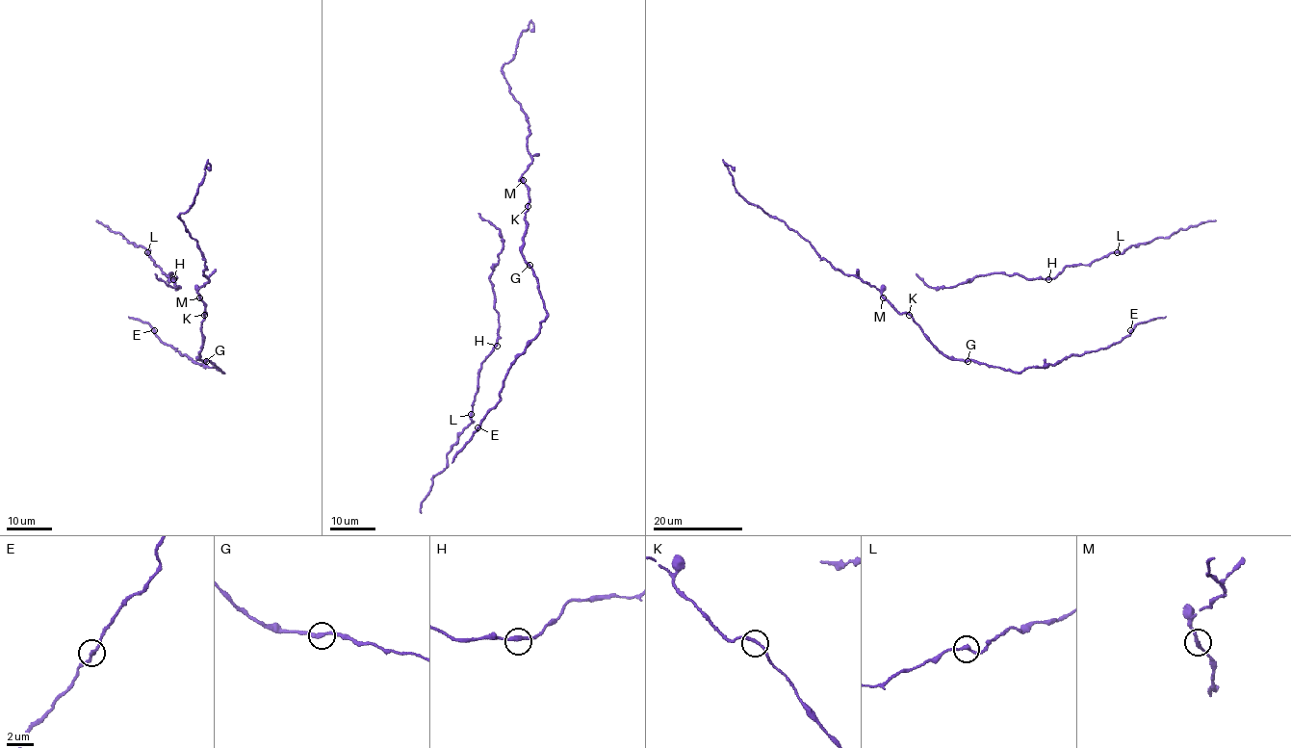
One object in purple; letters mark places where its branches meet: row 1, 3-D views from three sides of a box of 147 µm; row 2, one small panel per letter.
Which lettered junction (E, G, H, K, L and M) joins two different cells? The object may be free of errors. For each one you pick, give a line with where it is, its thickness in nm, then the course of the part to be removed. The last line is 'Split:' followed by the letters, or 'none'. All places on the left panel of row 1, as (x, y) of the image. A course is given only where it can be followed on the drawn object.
Split: none

